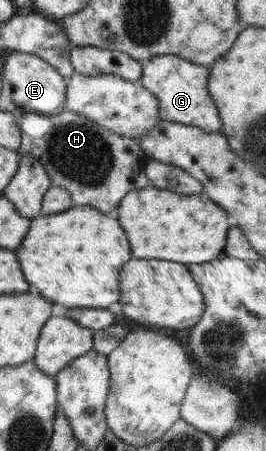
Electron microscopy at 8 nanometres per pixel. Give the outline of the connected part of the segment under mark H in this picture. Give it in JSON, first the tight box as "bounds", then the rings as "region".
{"bounds":[17,109,150,219],"region":[[[66,109],[60,115],[25,112],[17,121],[21,132],[21,146],[17,153],[20,157],[23,153],[35,155],[51,179],[51,185],[64,187],[72,197],[73,206],[92,206],[106,217],[114,219],[118,215],[120,201],[122,197],[126,197],[126,193],[150,185],[145,174],[148,157],[135,139],[113,133],[83,115]]]}

